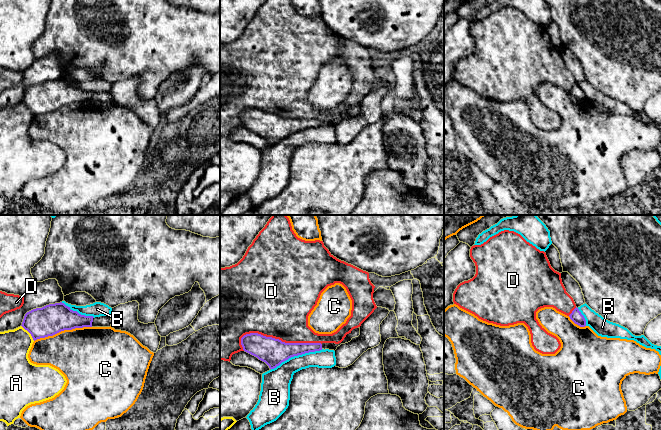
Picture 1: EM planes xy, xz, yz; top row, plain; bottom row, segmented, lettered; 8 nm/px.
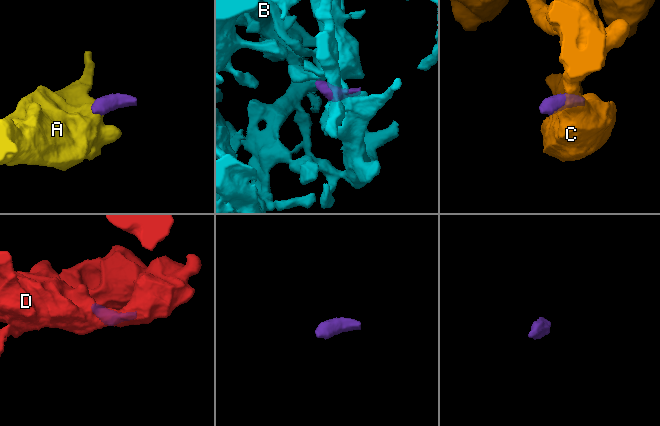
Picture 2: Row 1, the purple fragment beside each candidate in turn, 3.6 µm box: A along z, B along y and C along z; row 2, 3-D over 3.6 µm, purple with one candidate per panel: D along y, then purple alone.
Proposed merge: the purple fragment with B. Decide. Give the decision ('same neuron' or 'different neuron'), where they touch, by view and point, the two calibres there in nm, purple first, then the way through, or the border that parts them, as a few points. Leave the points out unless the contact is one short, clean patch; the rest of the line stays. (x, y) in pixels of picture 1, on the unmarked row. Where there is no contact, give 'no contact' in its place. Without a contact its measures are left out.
different neuron; meets purple in xz at (296, 131); 220 nm thick on the purple side, 200 nm on the other

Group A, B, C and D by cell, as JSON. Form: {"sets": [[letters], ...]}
{"sets": [["A"], ["B"], ["C"], ["D"]]}

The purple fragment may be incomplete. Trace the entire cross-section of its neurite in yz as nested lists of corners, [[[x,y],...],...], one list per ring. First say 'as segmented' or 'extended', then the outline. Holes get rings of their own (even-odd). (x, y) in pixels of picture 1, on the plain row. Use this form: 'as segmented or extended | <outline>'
as segmented | [[[577,83],[572,87],[569,93],[575,100],[579,101],[580,103],[586,102],[586,96]]]

